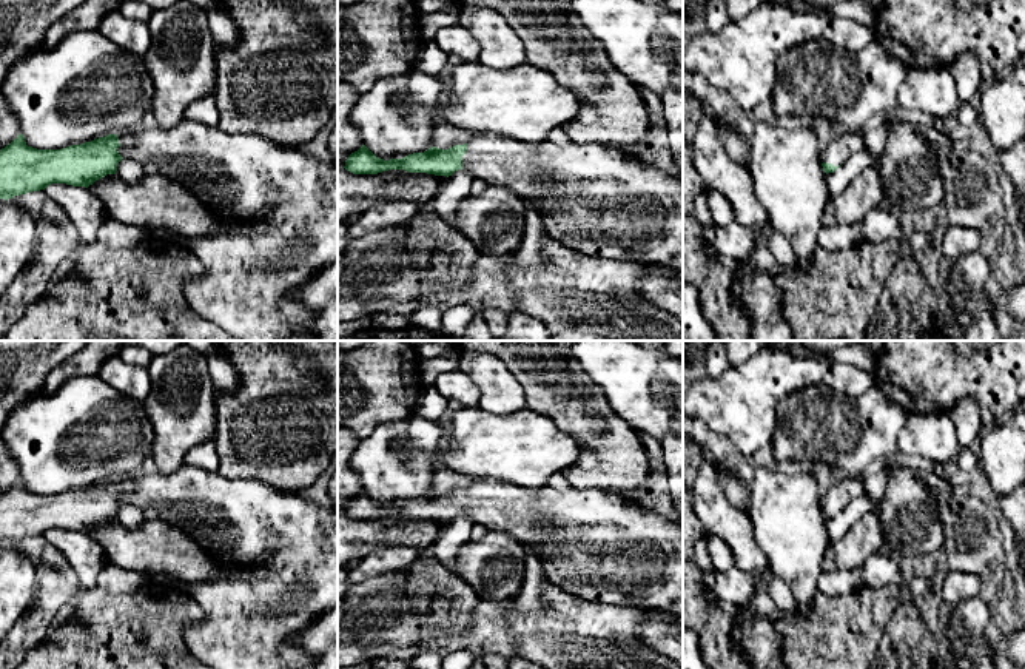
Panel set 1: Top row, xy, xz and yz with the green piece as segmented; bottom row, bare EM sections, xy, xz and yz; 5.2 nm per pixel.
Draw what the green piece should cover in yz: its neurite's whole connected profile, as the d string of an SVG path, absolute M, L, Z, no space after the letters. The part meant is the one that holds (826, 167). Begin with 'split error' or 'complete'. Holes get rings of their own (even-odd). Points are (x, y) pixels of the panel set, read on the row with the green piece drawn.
split error; M843 131L831 145L822 153L823 171L834 173L840 163L846 162L852 154L866 148L866 140L862 133Z

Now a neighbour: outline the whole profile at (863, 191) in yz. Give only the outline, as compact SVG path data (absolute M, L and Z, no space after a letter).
M868 166L857 173L834 199L834 216L837 224L865 224L871 210L885 197L879 166Z

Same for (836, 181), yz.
M868 148L852 154L834 173L826 174L828 196L834 200L846 187L846 183L862 170L879 165L879 157Z

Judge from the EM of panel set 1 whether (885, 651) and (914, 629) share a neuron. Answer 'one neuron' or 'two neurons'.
one neuron

